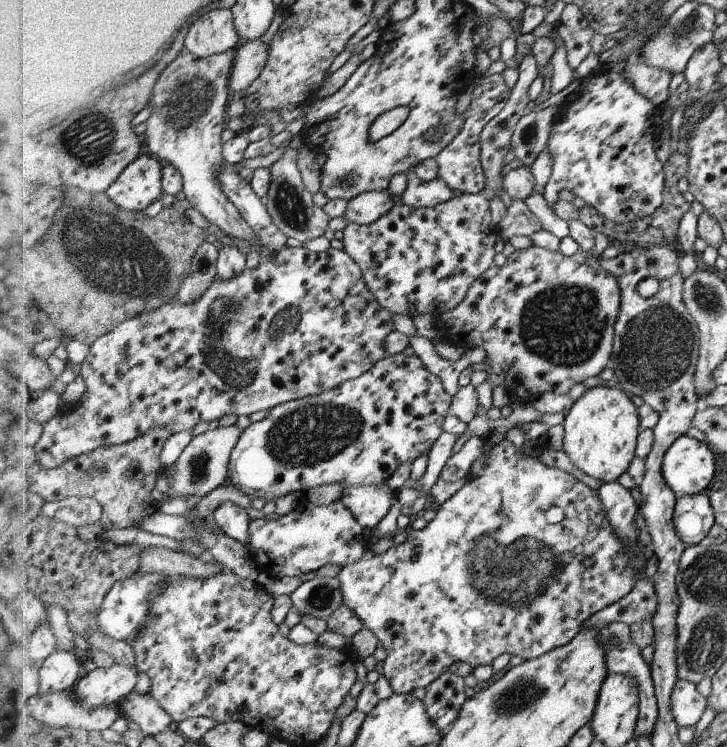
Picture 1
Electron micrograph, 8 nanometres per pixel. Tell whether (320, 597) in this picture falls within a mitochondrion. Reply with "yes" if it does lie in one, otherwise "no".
yes

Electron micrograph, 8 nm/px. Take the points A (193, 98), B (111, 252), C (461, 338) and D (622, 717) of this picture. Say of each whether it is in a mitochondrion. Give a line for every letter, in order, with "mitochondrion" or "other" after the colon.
A: mitochondrion
B: mitochondrion
C: other
D: other

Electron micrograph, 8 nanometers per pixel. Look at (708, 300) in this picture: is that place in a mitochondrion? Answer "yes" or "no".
yes

